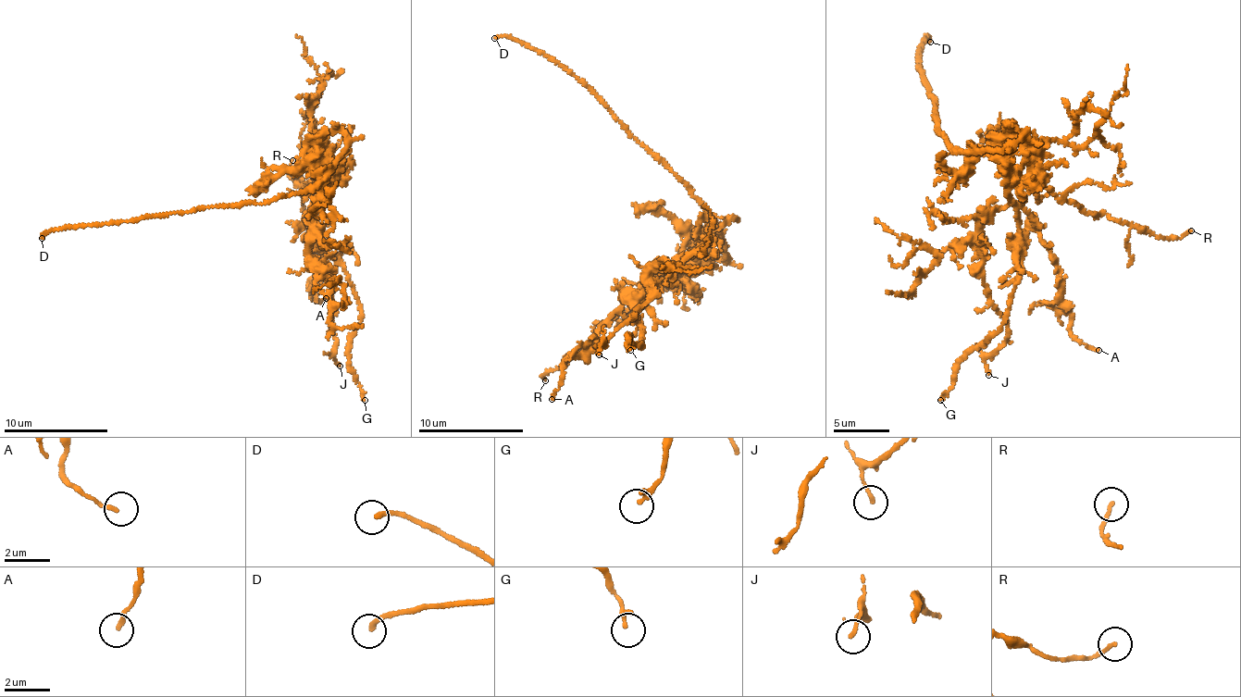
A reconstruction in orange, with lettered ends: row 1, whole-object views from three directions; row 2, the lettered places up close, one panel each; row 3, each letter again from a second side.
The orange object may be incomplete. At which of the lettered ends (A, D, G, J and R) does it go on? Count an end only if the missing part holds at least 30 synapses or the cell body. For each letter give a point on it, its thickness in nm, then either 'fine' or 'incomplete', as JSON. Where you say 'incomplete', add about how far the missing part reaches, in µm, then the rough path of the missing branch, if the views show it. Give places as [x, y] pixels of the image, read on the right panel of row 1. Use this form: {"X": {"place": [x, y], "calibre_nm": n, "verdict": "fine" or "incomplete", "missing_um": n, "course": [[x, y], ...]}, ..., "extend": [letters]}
{"A": {"place": [1098, 350], "calibre_nm": 170, "verdict": "fine"}, "D": {"place": [930, 42], "calibre_nm": 200, "verdict": "incomplete", "missing_um": 15, "course": [[930, 42], [968, 44], [977, 51], [987, 44], [986, 31], [973, 11]]}, "G": {"place": [940, 400], "calibre_nm": 200, "verdict": "fine"}, "J": {"place": [988, 375], "calibre_nm": 140, "verdict": "fine"}, "R": {"place": [1191, 230], "calibre_nm": 150, "verdict": "fine"}, "extend": ["D"]}

